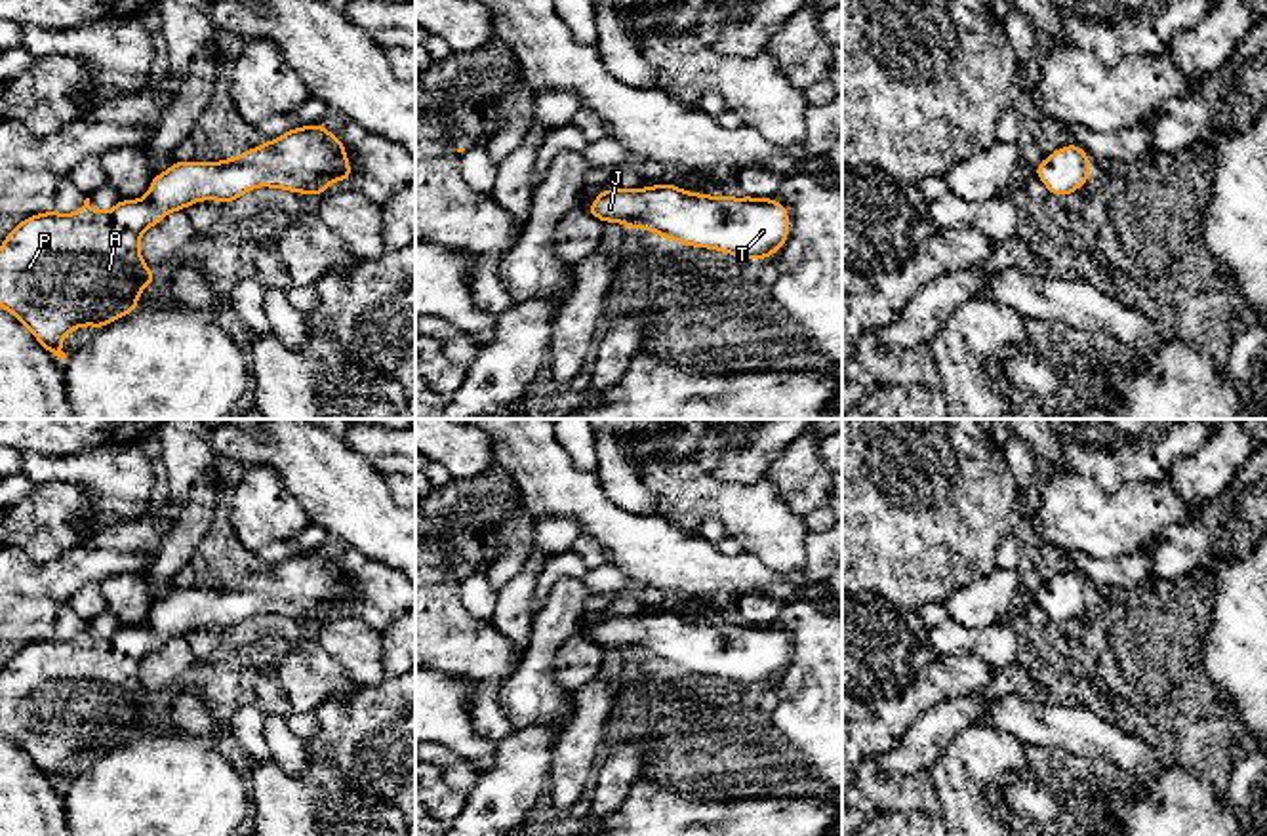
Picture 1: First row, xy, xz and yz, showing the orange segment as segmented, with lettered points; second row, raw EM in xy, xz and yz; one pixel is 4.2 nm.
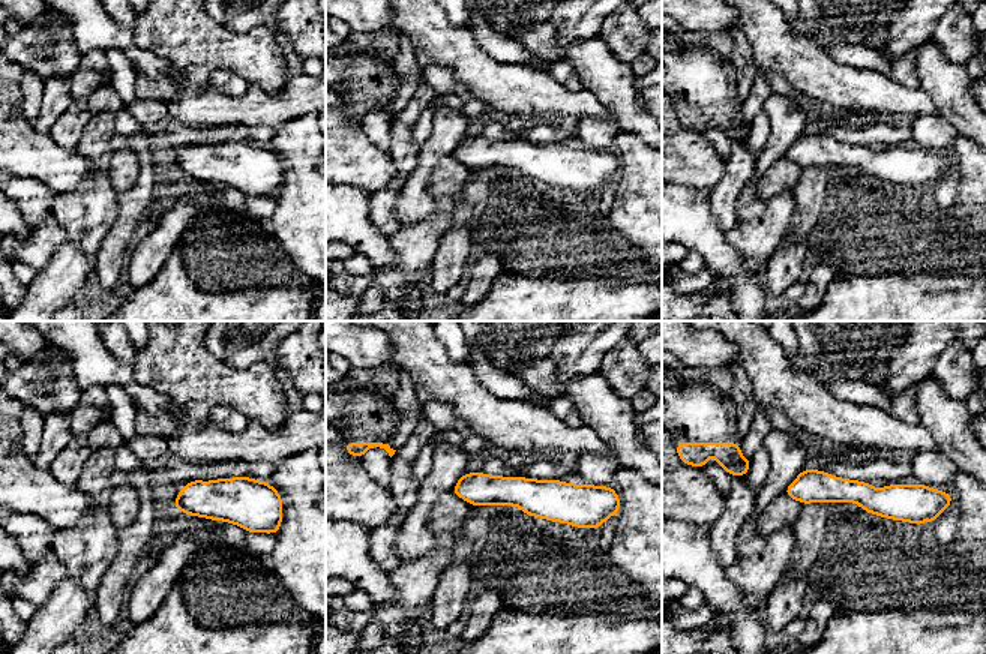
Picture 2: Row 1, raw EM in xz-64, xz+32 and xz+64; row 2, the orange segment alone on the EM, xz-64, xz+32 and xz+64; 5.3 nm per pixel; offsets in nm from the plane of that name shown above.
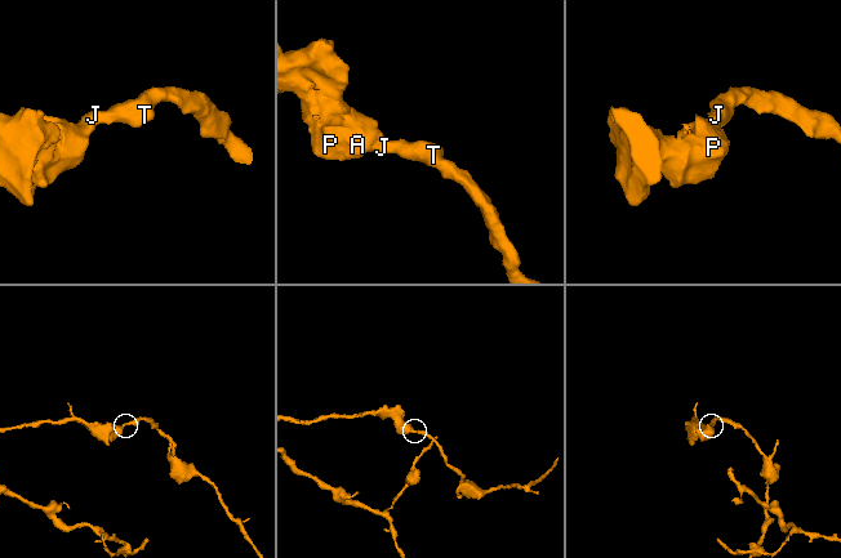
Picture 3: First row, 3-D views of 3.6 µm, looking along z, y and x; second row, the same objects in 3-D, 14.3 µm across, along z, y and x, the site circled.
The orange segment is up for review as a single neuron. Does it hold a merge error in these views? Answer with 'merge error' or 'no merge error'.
no merge error

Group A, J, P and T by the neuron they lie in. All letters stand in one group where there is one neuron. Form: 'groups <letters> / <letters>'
groups A J P T

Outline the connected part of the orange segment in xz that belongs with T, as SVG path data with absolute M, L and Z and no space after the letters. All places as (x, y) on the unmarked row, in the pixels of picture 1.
M667 609L648 615L600 615L598 625L585 634L602 649L615 647L629 655L654 657L667 667L726 678L739 686L762 687L779 678L789 663L789 638L772 625L714 625L711 621L686 619Z

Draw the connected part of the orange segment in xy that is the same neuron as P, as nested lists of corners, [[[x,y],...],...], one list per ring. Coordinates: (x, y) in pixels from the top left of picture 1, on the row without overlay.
[[[322,550],[290,556],[278,566],[223,588],[173,588],[166,600],[152,604],[149,619],[141,627],[120,627],[112,636],[101,640],[86,625],[84,632],[74,640],[61,642],[50,636],[48,640],[21,647],[0,672],[0,733],[25,750],[46,777],[65,786],[67,781],[61,777],[61,766],[67,760],[80,752],[95,752],[99,756],[139,735],[137,726],[141,716],[154,708],[152,697],[139,680],[139,665],[147,655],[160,649],[166,640],[185,636],[200,627],[229,630],[255,613],[284,615],[297,621],[309,619],[316,625],[333,607],[351,607],[351,602],[352,598],[341,566],[332,562]]]

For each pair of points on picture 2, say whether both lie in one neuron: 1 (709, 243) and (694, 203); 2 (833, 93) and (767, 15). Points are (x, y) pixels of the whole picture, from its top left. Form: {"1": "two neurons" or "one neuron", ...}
{"1": "one neuron", "2": "one neuron"}

